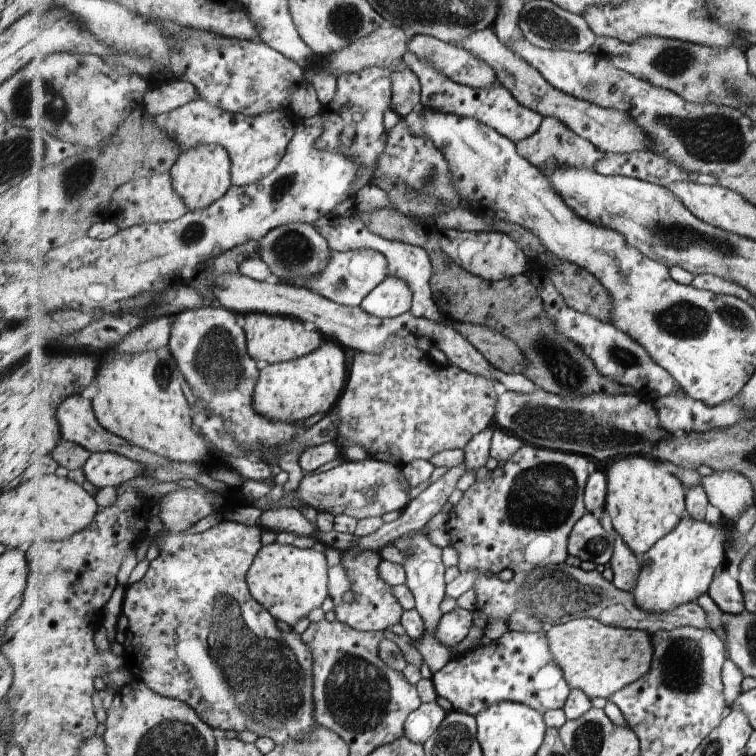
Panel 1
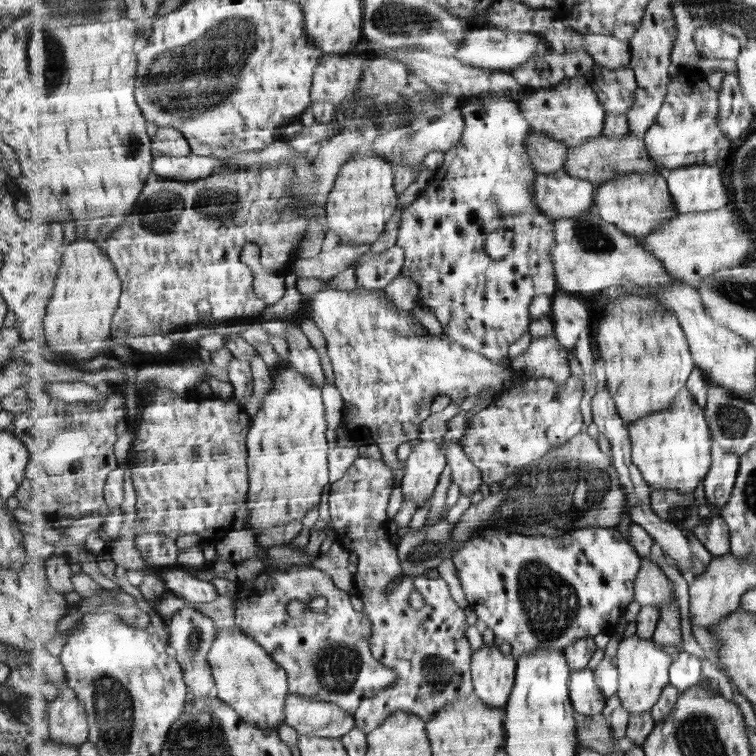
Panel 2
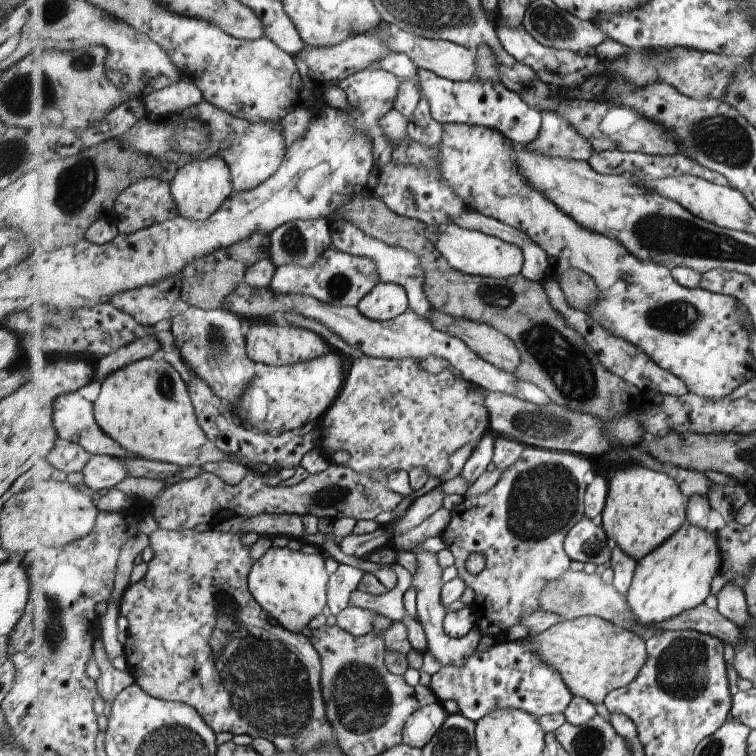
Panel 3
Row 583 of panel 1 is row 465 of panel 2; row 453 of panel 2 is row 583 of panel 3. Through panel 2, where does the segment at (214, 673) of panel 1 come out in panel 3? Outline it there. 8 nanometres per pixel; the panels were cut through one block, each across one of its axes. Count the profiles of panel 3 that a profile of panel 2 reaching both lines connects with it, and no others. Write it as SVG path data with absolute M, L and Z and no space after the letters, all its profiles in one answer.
M211 527L206 532L195 532L192 529L167 531L157 528L149 536L150 547L154 551L154 556L148 563L148 572L139 582L129 586L120 602L120 612L130 623L123 646L123 657L127 660L127 671L141 688L153 697L192 705L215 733L250 735L253 740L265 738L273 742L278 751L283 753L297 751L300 754L306 754L313 750L317 751L329 743L333 747L340 748L332 723L326 713L326 701L322 693L323 664L320 653L317 652L315 646L312 646L310 638L307 638L305 634L293 633L274 622L253 597L248 584L253 562L250 558L249 547L245 547L239 542L240 537L223 533L216 530L215 527Z

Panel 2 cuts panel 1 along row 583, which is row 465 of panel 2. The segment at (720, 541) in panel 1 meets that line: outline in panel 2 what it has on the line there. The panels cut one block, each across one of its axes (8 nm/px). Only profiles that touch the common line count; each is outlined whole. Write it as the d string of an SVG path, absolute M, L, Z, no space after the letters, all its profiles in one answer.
M685 388L673 402L673 406L663 412L655 412L647 418L635 420L628 425L629 435L631 435L632 460L645 477L645 480L654 490L659 488L673 488L679 490L681 494L695 492L697 486L704 482L711 470L713 458L711 458L711 440L713 440L712 430L705 416L704 408L695 402L695 398L689 388Z

